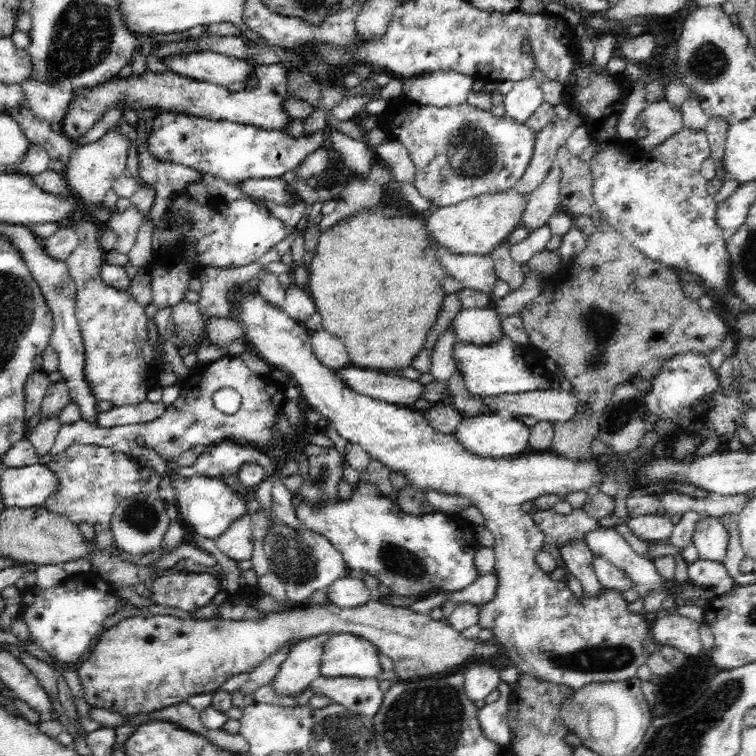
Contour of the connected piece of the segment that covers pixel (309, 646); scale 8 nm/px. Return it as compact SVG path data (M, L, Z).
M322 633L295 644L269 683L276 694L296 696L311 686L311 682L320 676L324 644L331 636L334 636L334 633Z

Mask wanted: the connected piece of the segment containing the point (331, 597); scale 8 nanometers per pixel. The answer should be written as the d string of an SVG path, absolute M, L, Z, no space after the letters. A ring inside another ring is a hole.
M353 575L337 579L324 592L328 595L328 602L340 608L362 606L370 601L371 595L375 595L358 576Z

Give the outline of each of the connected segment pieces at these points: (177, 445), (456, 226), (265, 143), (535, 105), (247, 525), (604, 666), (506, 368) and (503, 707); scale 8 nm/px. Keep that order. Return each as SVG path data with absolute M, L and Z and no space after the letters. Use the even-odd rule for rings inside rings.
M222 357L214 362L206 364L199 369L192 370L189 376L180 381L181 391L179 397L166 407L160 418L147 423L138 423L135 425L124 425L112 428L100 428L84 419L72 424L63 424L56 434L55 442L49 450L51 456L63 453L69 446L74 444L84 444L87 446L105 446L114 447L118 452L128 454L128 442L142 443L154 452L158 453L164 460L173 462L180 456L181 452L192 447L202 447L203 449L220 442L235 442L242 446L255 446L256 448L265 448L272 441L274 432L274 422L276 414L280 414L287 398L285 397L286 382L280 383L273 380L269 375L260 375L254 373L240 359L240 357ZM233 388L241 396L241 405L234 414L224 414L218 410L213 403L212 397L216 391Z
M515 188L498 194L482 194L452 206L436 207L424 218L424 223L435 242L448 252L487 255L520 226L528 199L529 194L520 194Z
M168 111L156 114L152 122L146 143L157 160L188 166L230 184L238 184L248 178L289 177L309 154L326 144L328 128L327 125L313 134L304 133L292 138L284 131Z
M530 76L514 82L512 90L506 94L502 104L504 104L504 109L506 109L506 117L516 120L520 124L525 124L525 121L536 110L539 110L539 107L544 102L541 86Z
M252 514L238 518L220 537L215 539L217 548L236 561L250 560L254 550Z
M251 284L238 296L237 312L234 320L240 323L244 337L251 349L271 368L285 370L293 375L293 382L300 387L302 398L312 409L331 423L342 438L358 443L368 451L371 458L382 461L391 471L400 471L410 485L426 492L442 491L444 494L462 495L473 503L484 515L485 525L494 536L495 553L494 573L496 573L496 593L493 599L479 607L477 624L479 628L493 630L494 643L508 656L508 662L516 667L520 674L531 675L541 681L569 686L574 690L593 682L616 682L636 677L640 666L644 666L651 655L644 644L652 641L651 624L646 619L648 611L636 612L628 609L628 601L616 590L604 587L598 596L583 593L577 598L564 580L552 580L536 564L536 556L548 541L545 533L534 523L533 514L527 507L535 498L544 494L560 495L565 498L569 492L586 491L596 493L601 485L601 470L604 464L595 459L588 462L576 462L553 452L527 452L524 455L506 458L484 458L468 452L452 434L437 433L424 416L424 411L413 407L382 402L369 396L362 396L348 388L335 369L324 366L313 353L310 332L304 324L288 317L284 308L268 305Z
M504 334L496 342L475 345L466 342L453 346L453 359L457 370L465 380L465 387L473 396L498 396L518 394L531 390L550 389L554 380L544 366L544 358L534 351L519 345Z
M500 681L497 689L501 695L496 702L479 708L478 722L486 738L497 742L500 746L509 747L512 740L512 729L508 722L507 708L511 687L506 682Z

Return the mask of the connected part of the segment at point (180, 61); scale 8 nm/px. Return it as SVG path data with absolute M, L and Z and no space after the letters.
M190 52L164 58L162 63L168 65L171 72L193 80L200 80L228 87L230 84L250 80L252 72L259 73L258 68L250 66L246 60L231 58L216 52Z

